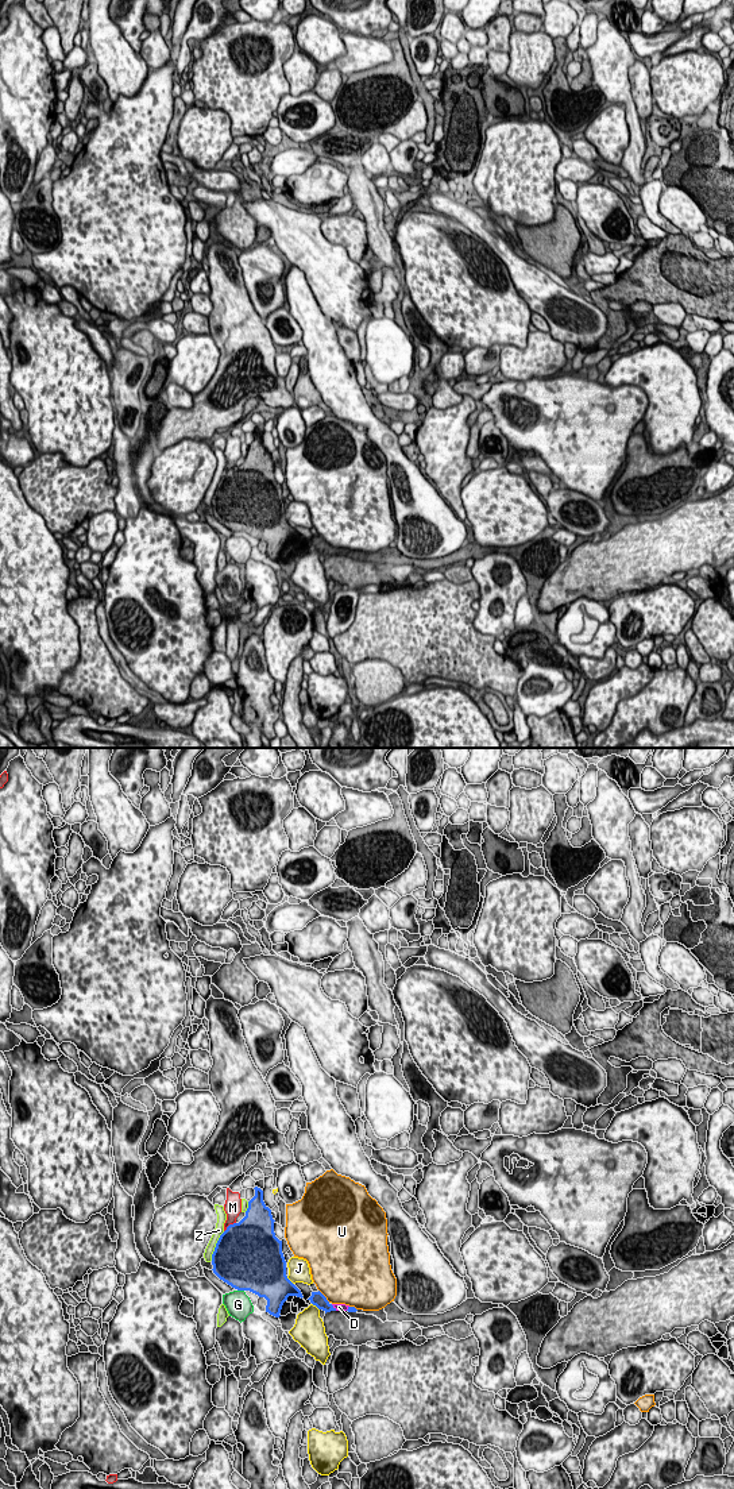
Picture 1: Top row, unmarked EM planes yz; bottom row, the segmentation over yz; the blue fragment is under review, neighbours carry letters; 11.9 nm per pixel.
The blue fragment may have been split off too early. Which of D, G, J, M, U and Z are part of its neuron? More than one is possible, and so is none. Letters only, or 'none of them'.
D

